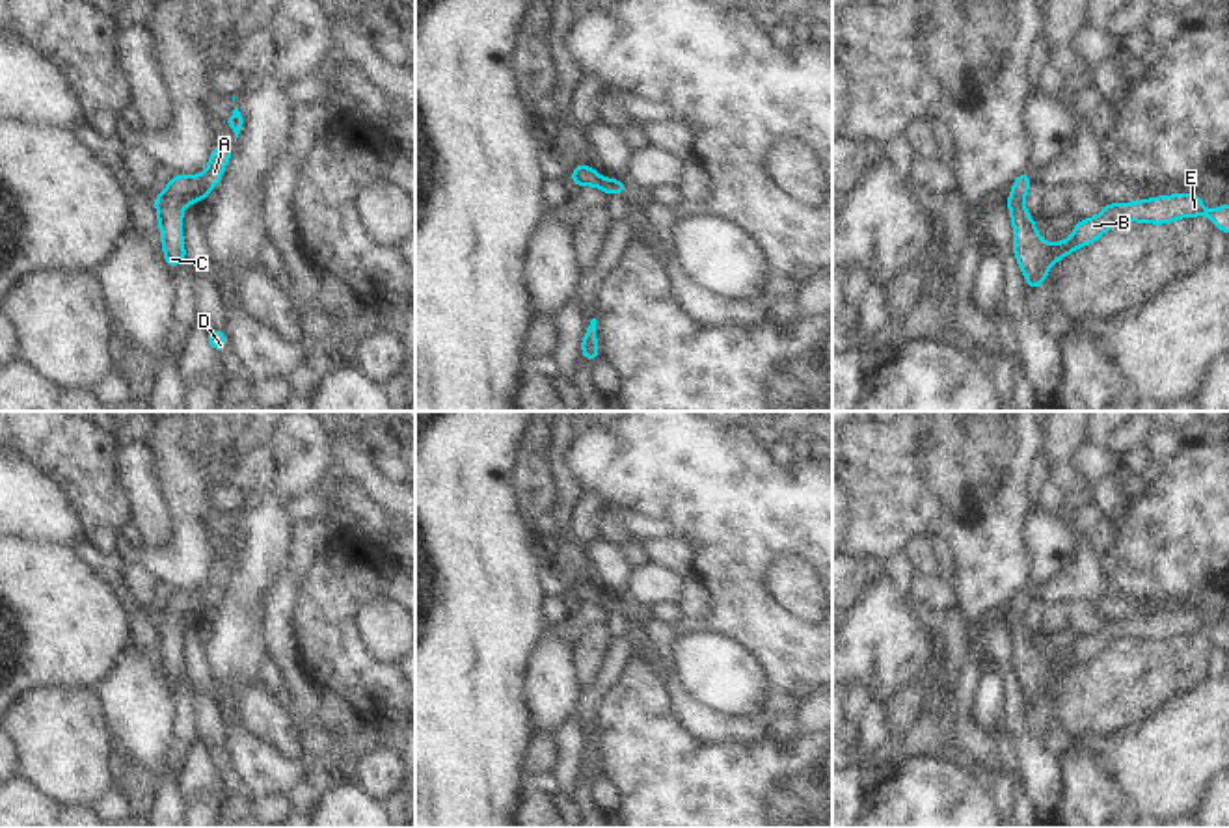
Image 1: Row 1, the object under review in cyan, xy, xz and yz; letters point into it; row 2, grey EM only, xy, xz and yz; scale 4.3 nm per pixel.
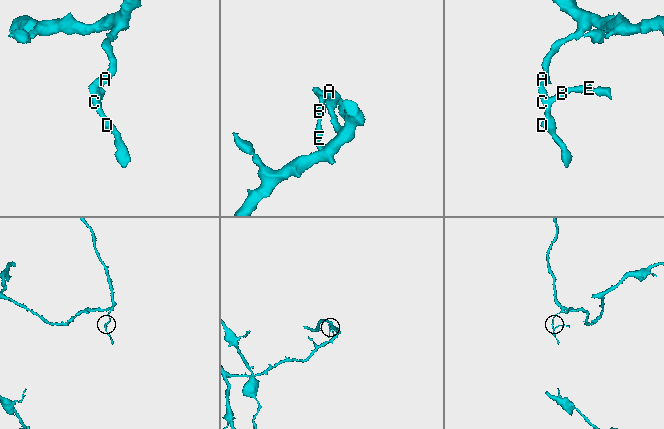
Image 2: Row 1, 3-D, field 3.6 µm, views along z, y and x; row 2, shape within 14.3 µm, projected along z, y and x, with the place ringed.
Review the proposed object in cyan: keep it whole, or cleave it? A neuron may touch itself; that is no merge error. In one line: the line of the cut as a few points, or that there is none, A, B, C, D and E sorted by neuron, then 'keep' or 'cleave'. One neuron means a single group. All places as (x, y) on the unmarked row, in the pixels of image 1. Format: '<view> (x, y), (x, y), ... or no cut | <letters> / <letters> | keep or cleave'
no cut | A B C D E | keep

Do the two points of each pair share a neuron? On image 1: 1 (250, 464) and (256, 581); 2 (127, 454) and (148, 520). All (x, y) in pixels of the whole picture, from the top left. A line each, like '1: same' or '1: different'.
1: different
2: same

